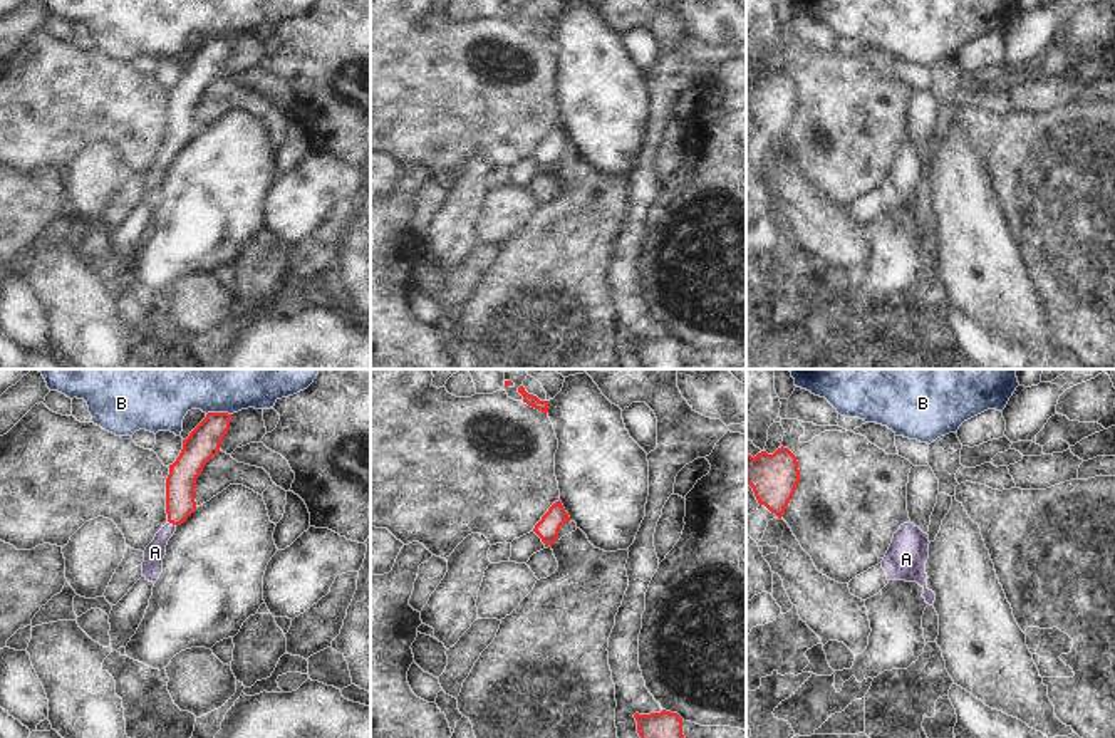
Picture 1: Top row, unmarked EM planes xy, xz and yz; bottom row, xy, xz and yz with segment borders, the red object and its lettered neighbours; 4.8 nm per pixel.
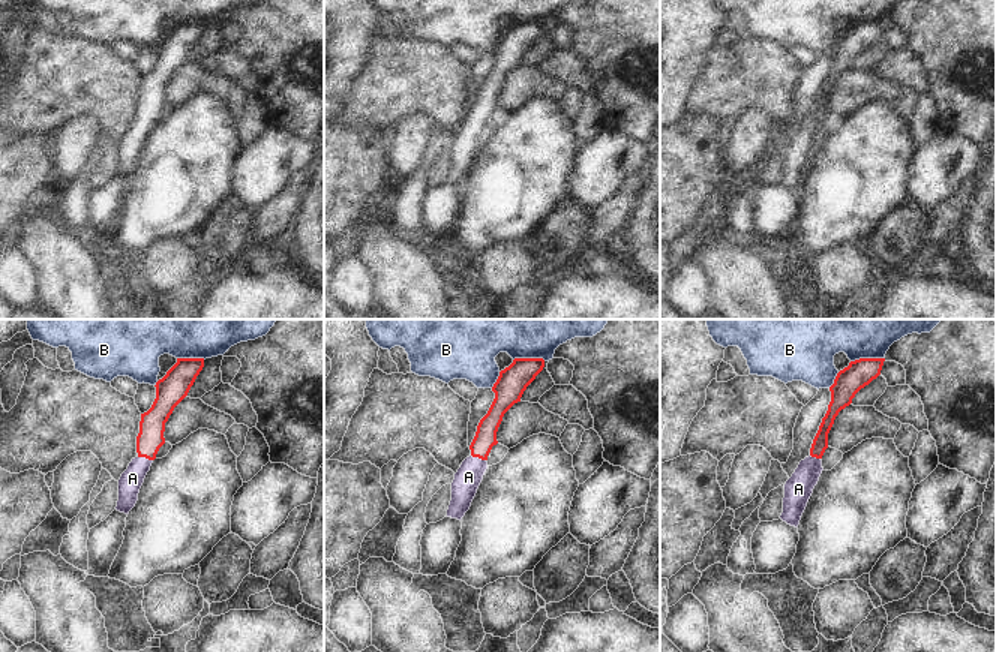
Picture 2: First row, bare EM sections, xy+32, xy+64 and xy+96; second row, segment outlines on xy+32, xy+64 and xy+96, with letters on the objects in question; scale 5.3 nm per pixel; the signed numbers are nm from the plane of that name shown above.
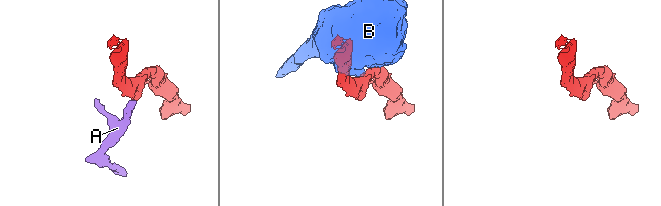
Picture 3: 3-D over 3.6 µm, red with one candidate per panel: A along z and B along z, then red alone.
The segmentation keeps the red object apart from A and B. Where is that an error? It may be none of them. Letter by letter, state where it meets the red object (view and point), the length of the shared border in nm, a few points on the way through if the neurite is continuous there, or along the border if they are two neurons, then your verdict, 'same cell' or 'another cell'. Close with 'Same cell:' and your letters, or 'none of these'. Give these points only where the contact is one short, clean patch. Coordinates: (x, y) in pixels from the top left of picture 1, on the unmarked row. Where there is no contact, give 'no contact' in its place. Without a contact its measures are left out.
A: contact xy (173, 148); length 40 nm; way xy (180, 109), (180, 129), (173, 148), (161, 161), (155, 176); same cell
B: contact xy (218, 37); length 120 nm; border xy (230, 37), (207, 39); another cell
Same cell: A

